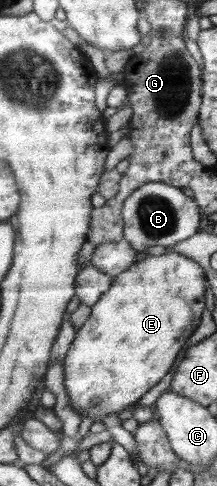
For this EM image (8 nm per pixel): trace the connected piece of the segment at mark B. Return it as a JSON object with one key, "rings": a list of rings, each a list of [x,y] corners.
{"rings":[[[162,182],[146,183],[123,206],[123,238],[139,253],[150,246],[174,246],[198,232],[201,211],[197,202],[181,189]]]}

